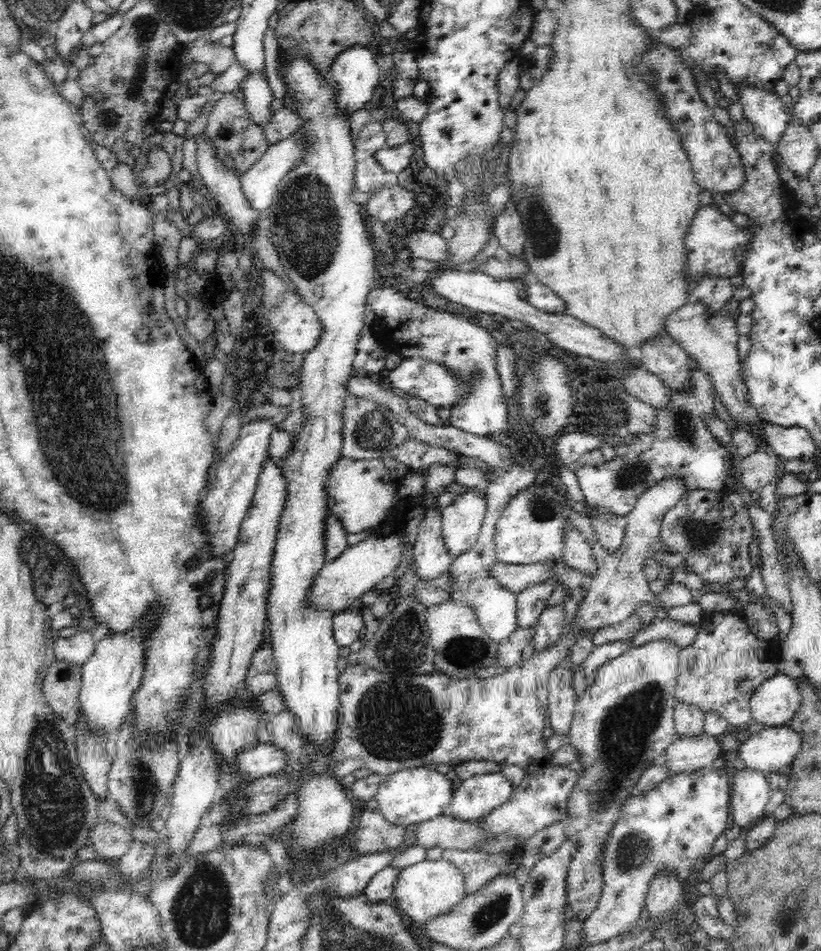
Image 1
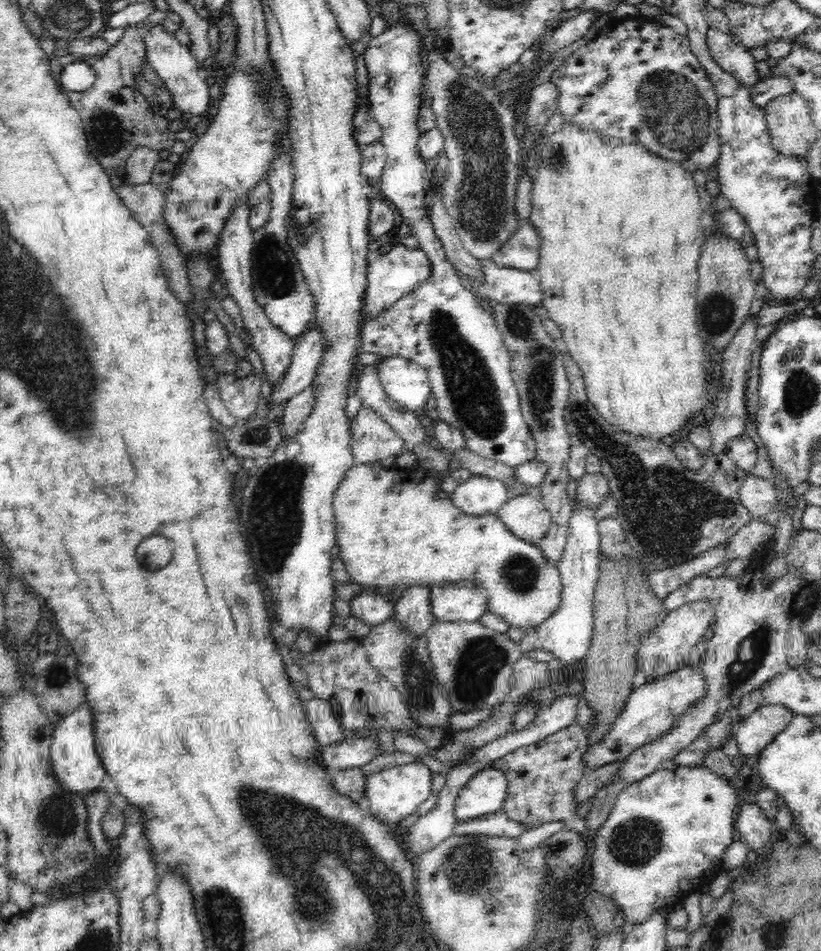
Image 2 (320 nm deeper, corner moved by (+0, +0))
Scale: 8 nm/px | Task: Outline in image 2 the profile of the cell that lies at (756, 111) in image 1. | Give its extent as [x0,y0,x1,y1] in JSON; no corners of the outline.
[706,27,764,89]

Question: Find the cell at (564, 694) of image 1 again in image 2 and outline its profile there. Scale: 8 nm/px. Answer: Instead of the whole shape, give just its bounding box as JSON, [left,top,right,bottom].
[519,501,601,665]

